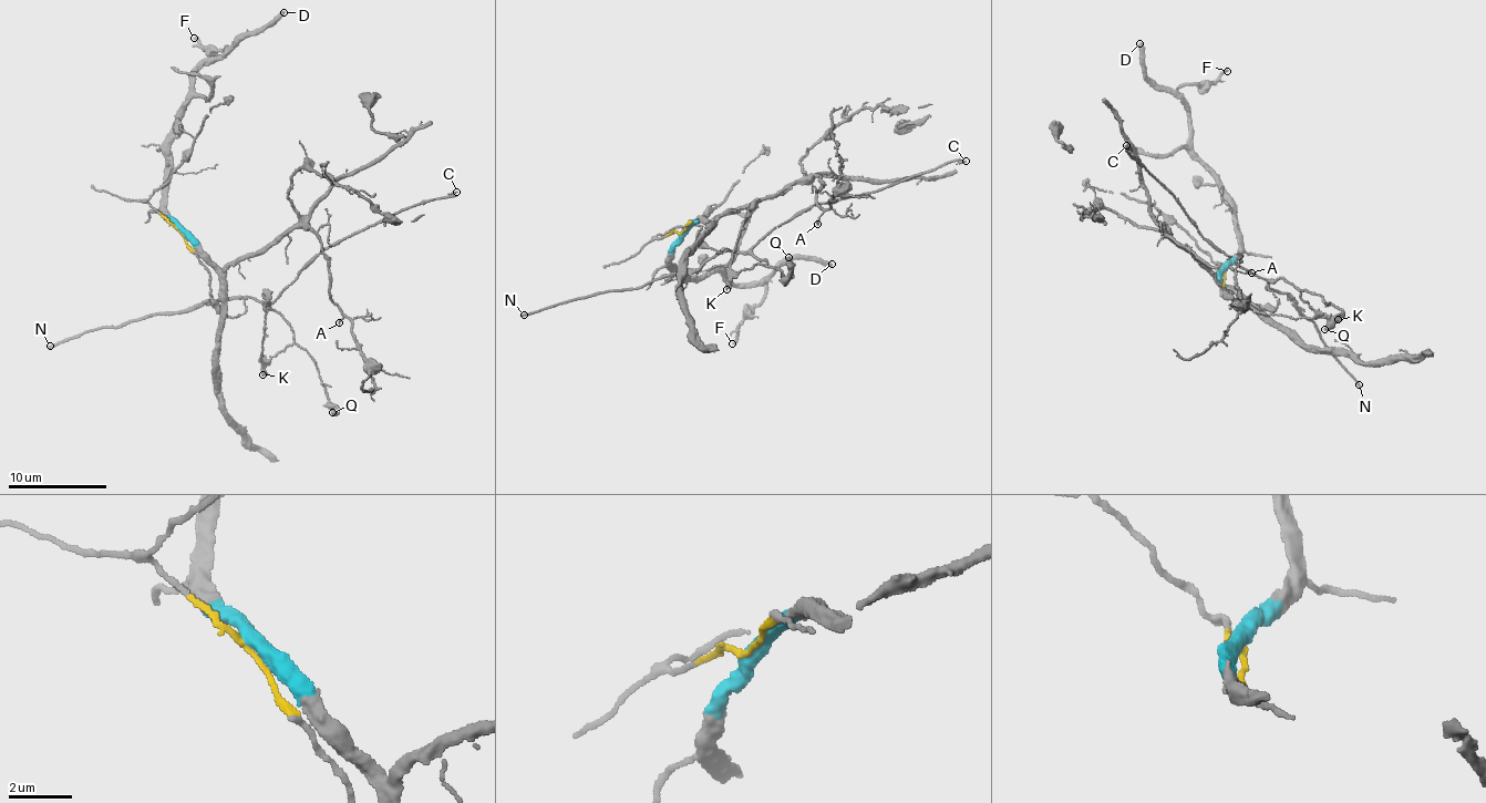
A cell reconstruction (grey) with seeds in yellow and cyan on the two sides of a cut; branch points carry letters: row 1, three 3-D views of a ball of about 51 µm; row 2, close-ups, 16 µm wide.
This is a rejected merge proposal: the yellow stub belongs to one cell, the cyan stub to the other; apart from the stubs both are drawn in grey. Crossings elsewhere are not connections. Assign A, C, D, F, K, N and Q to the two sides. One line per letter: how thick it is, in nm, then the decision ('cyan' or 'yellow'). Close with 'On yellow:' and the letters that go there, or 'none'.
A: 120 nm | cyan
C: 90 nm | yellow
D: 380 nm | cyan
F: 220 nm | cyan
K: 320 nm | yellow
N: 200 nm | yellow
Q: 440 nm | yellow
On yellow: C, K, N, Q

